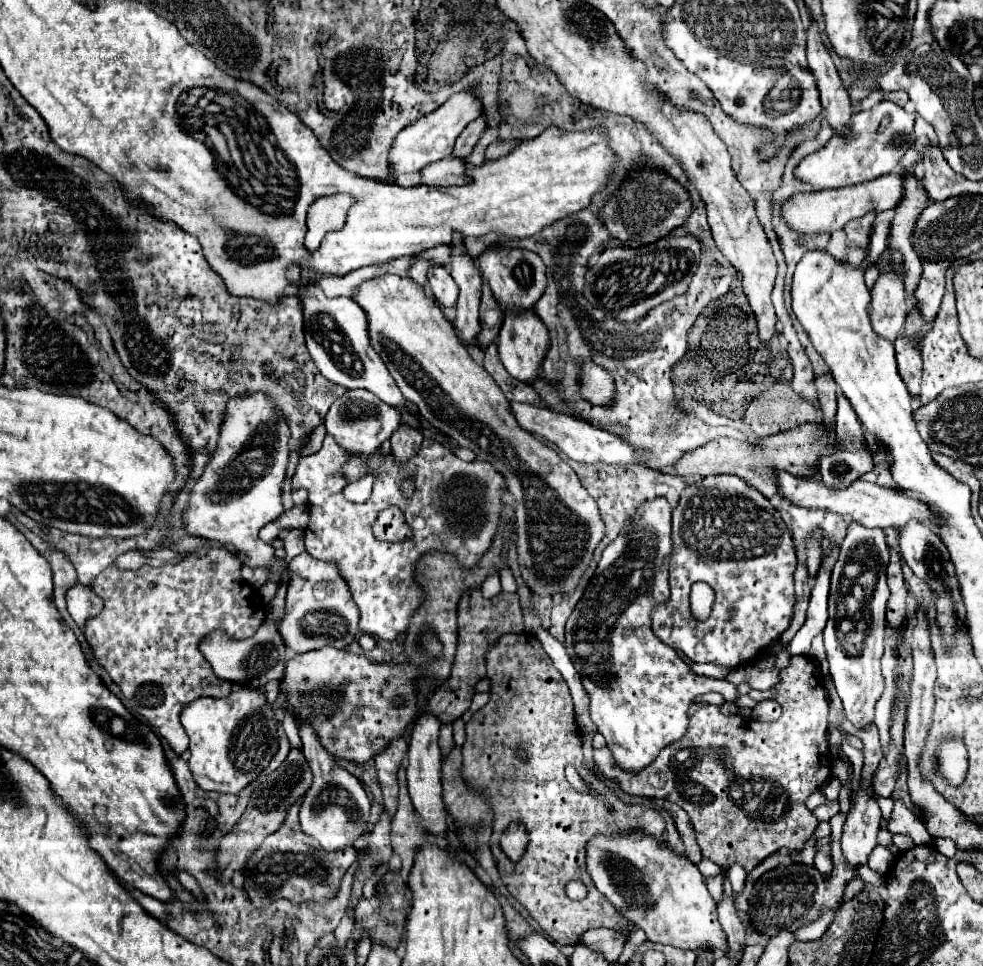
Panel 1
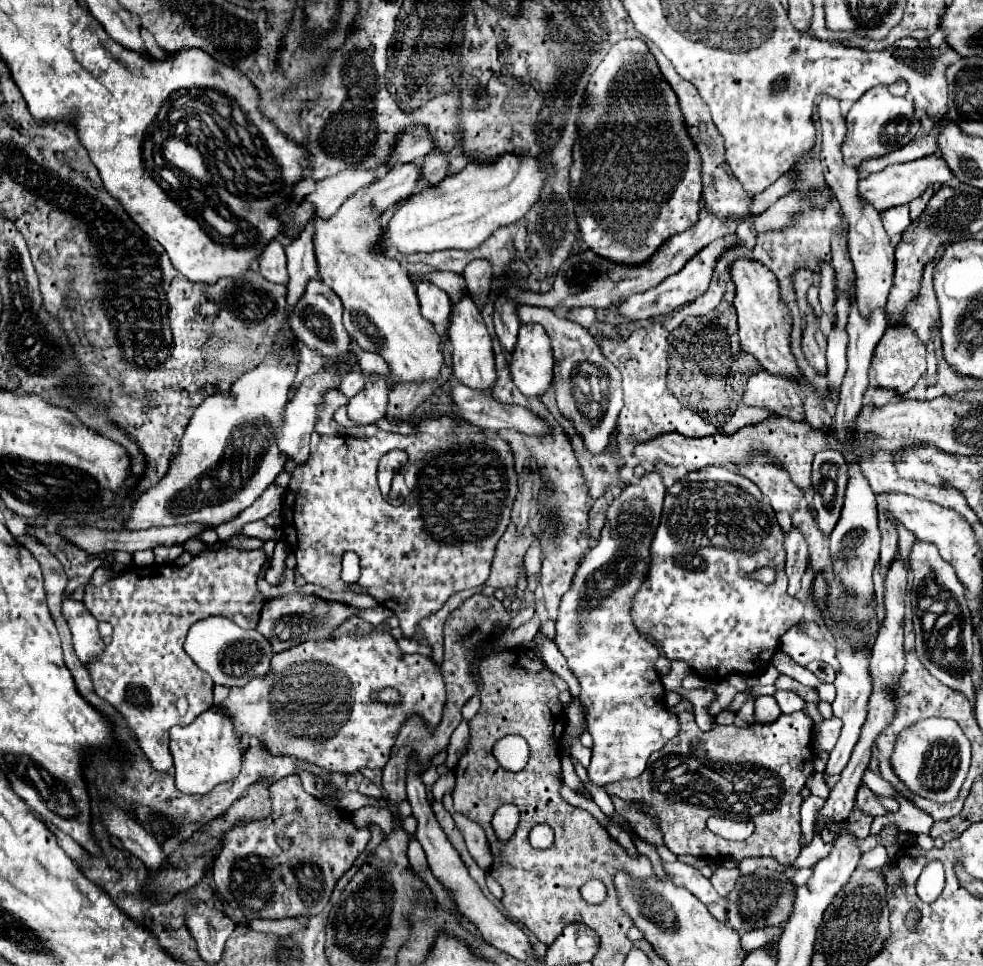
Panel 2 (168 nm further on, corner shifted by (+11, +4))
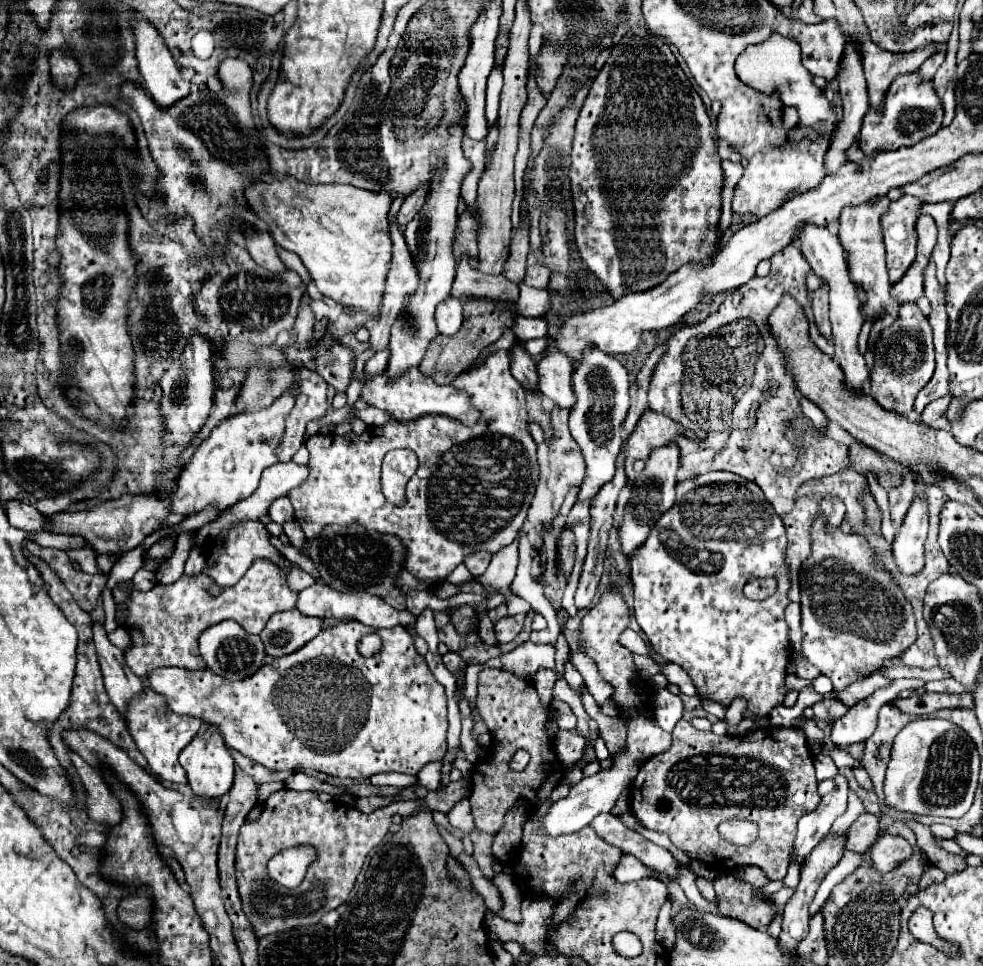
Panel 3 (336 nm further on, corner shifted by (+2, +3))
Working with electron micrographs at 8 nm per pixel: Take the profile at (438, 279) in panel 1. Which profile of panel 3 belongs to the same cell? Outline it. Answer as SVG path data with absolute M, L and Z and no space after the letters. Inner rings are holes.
M448 296L436 306L436 324L440 334L456 334L462 326L462 302Z

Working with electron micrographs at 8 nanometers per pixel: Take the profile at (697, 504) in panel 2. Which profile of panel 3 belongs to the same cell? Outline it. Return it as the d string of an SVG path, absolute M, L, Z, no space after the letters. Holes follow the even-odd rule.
M718 470L718 472L706 472L706 474L700 474L700 476L694 476L690 480L684 480L676 486L676 504L656 522L654 530L650 532L650 538L646 540L646 544L642 546L642 550L638 550L638 554L634 554L634 558L630 558L630 566L632 566L632 584L634 584L634 616L640 624L640 628L644 630L644 634L648 636L652 648L668 662L674 662L674 664L680 664L688 676L692 678L694 686L698 688L698 692L702 696L710 696L710 700L714 702L720 702L724 706L730 706L730 702L736 698L736 696L744 696L748 700L748 710L744 712L746 716L752 714L752 716L768 716L770 710L778 704L782 704L784 696L786 696L786 690L782 688L784 686L784 678L786 678L786 664L792 656L792 646L790 646L790 640L788 640L788 624L784 620L784 610L786 606L790 604L790 598L788 598L788 590L792 586L792 580L790 580L790 570L788 570L788 564L786 564L786 528L782 524L782 518L774 512L772 504L766 500L766 496L762 494L760 486L742 478L742 476L736 476L732 472L724 472L724 470ZM758 576L778 576L778 590L766 598L766 600L748 600L744 594L742 594L742 588L744 584L750 580L750 578L758 578Z

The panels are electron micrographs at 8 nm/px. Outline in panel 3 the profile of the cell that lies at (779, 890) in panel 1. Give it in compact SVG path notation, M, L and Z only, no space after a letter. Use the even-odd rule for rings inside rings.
M734 874L716 876L718 914L738 918L754 928L764 928L776 918L776 906L772 898L760 896L752 884Z

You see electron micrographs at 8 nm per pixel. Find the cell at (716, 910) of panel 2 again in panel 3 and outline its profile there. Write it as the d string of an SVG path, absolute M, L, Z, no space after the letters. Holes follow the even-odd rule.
M680 863L680 866L682 866L682 872L680 872L676 880L684 891L689 902L697 908L710 907L711 902L704 899L697 890L697 886L695 884L695 874L688 869L688 866L682 863Z

